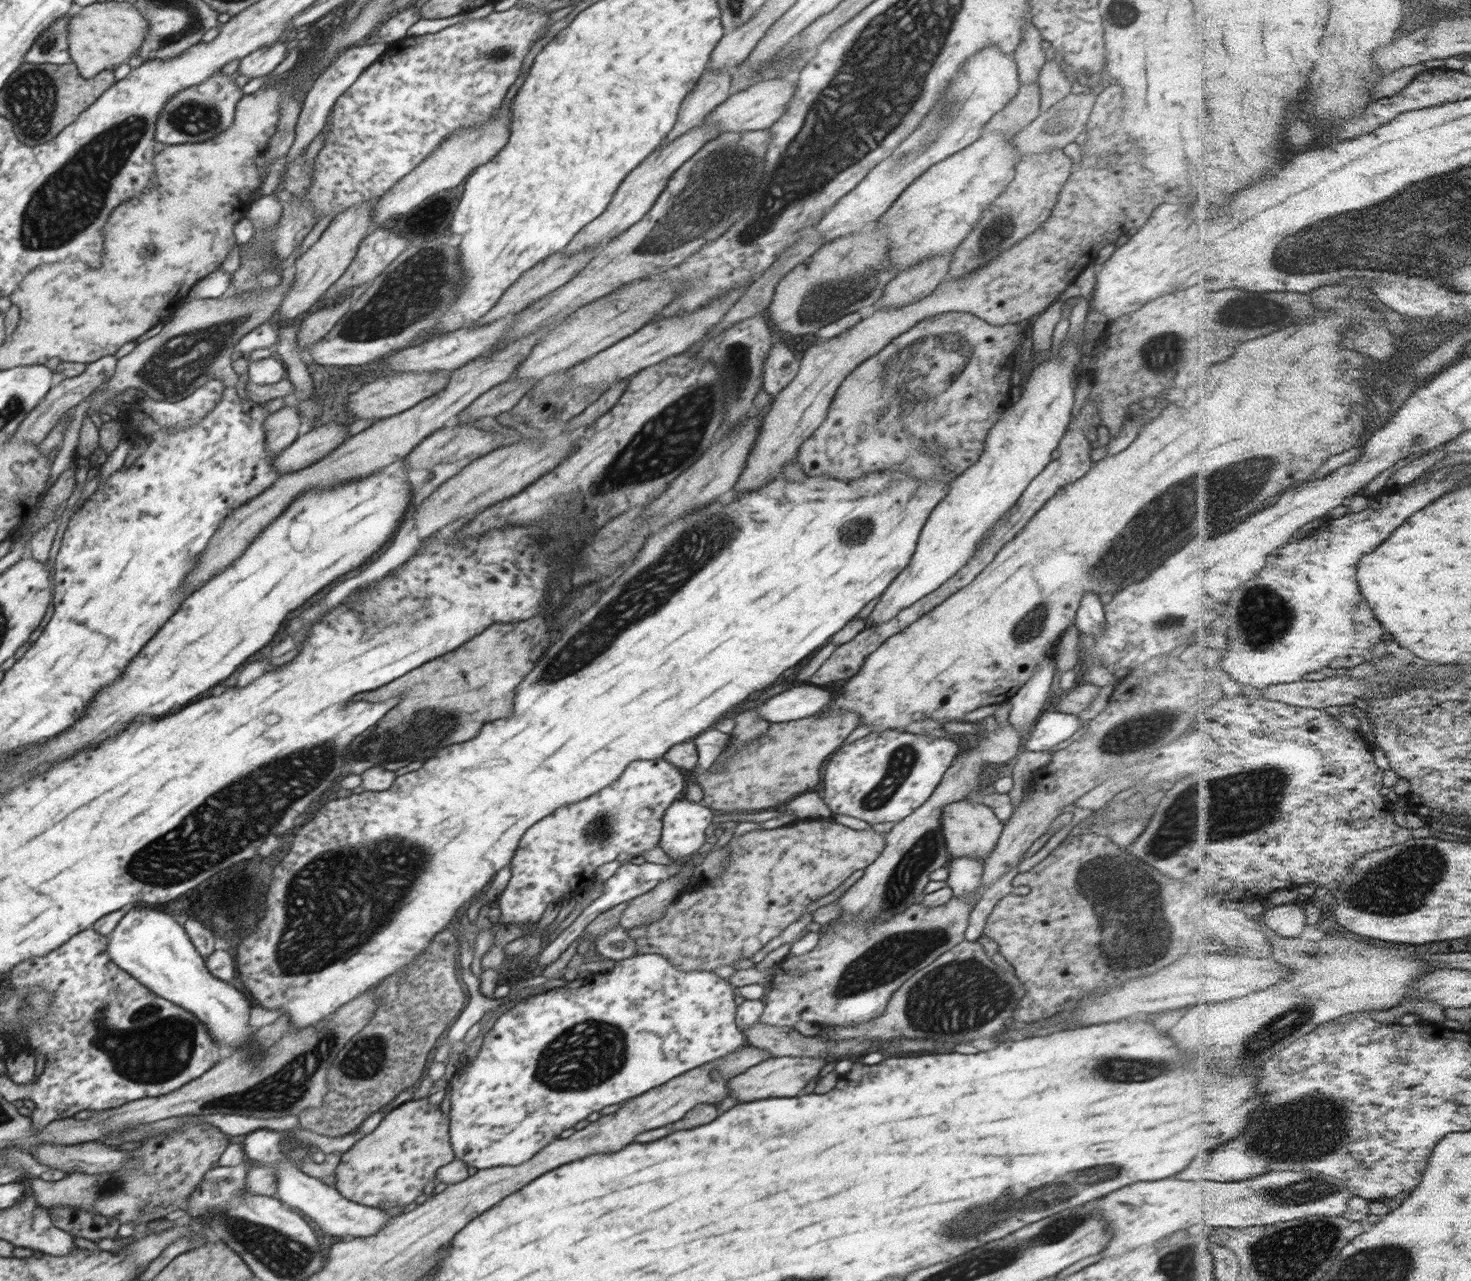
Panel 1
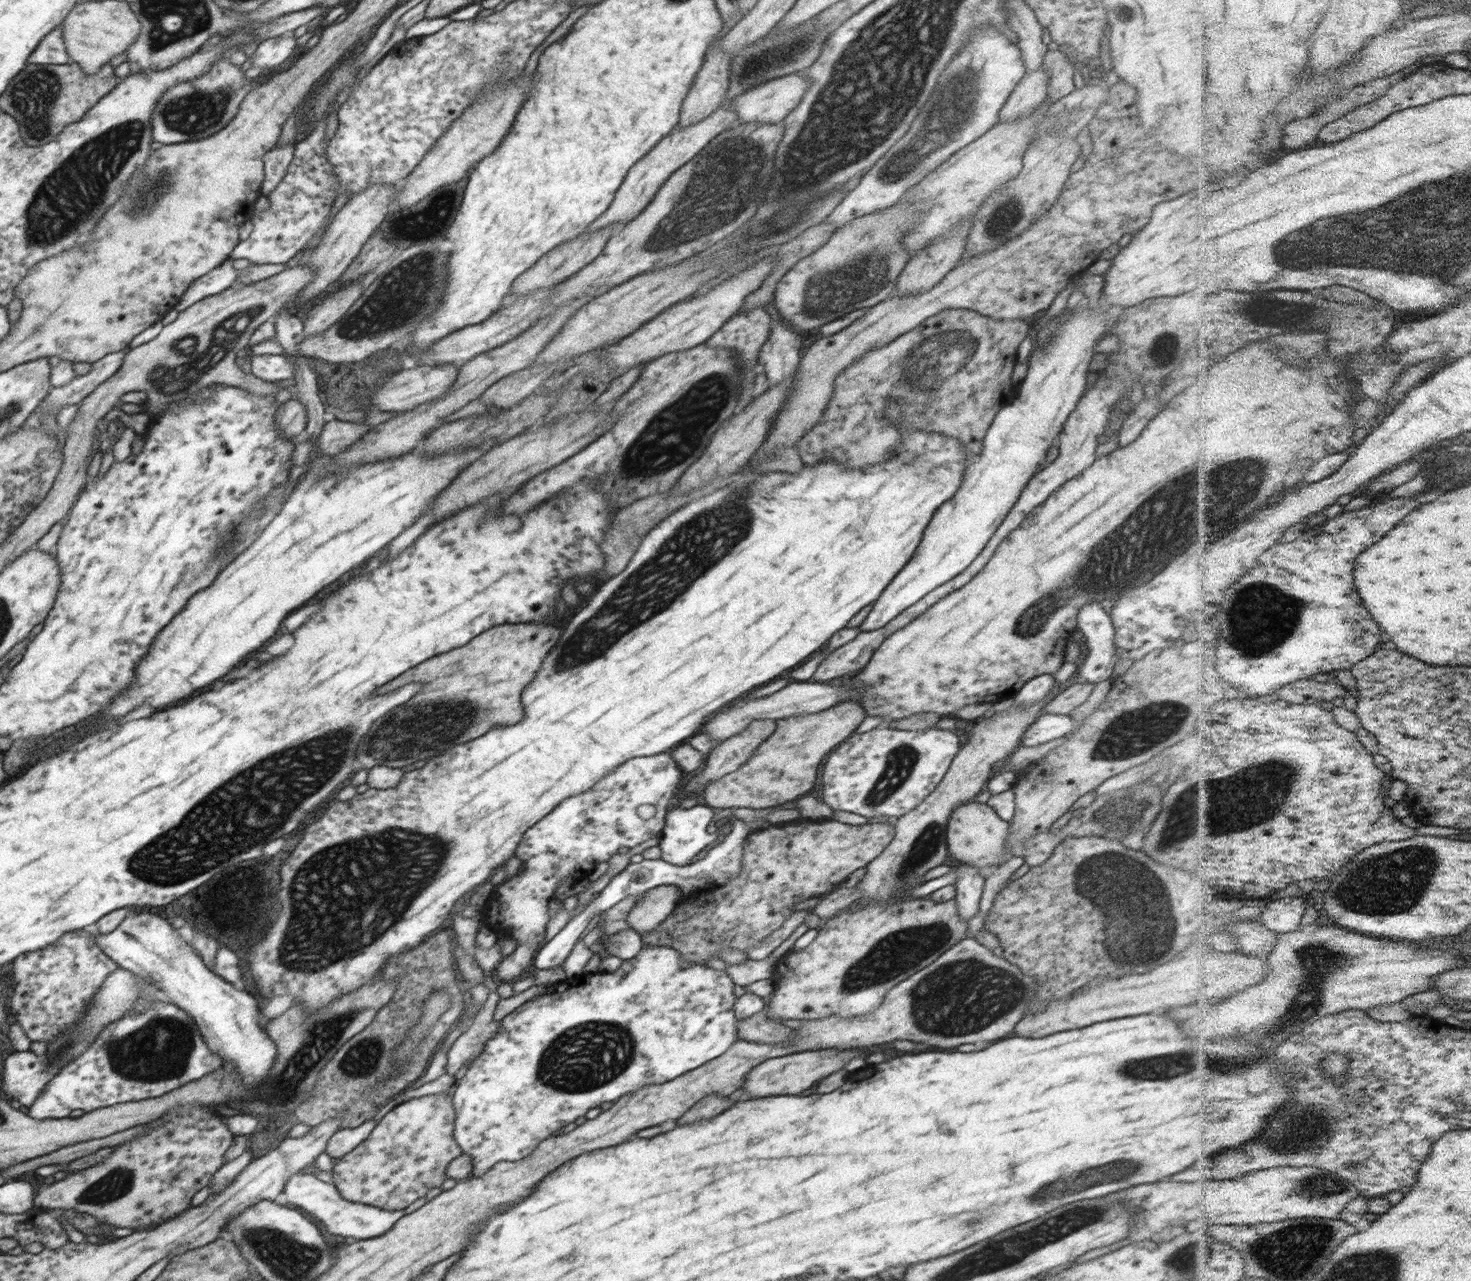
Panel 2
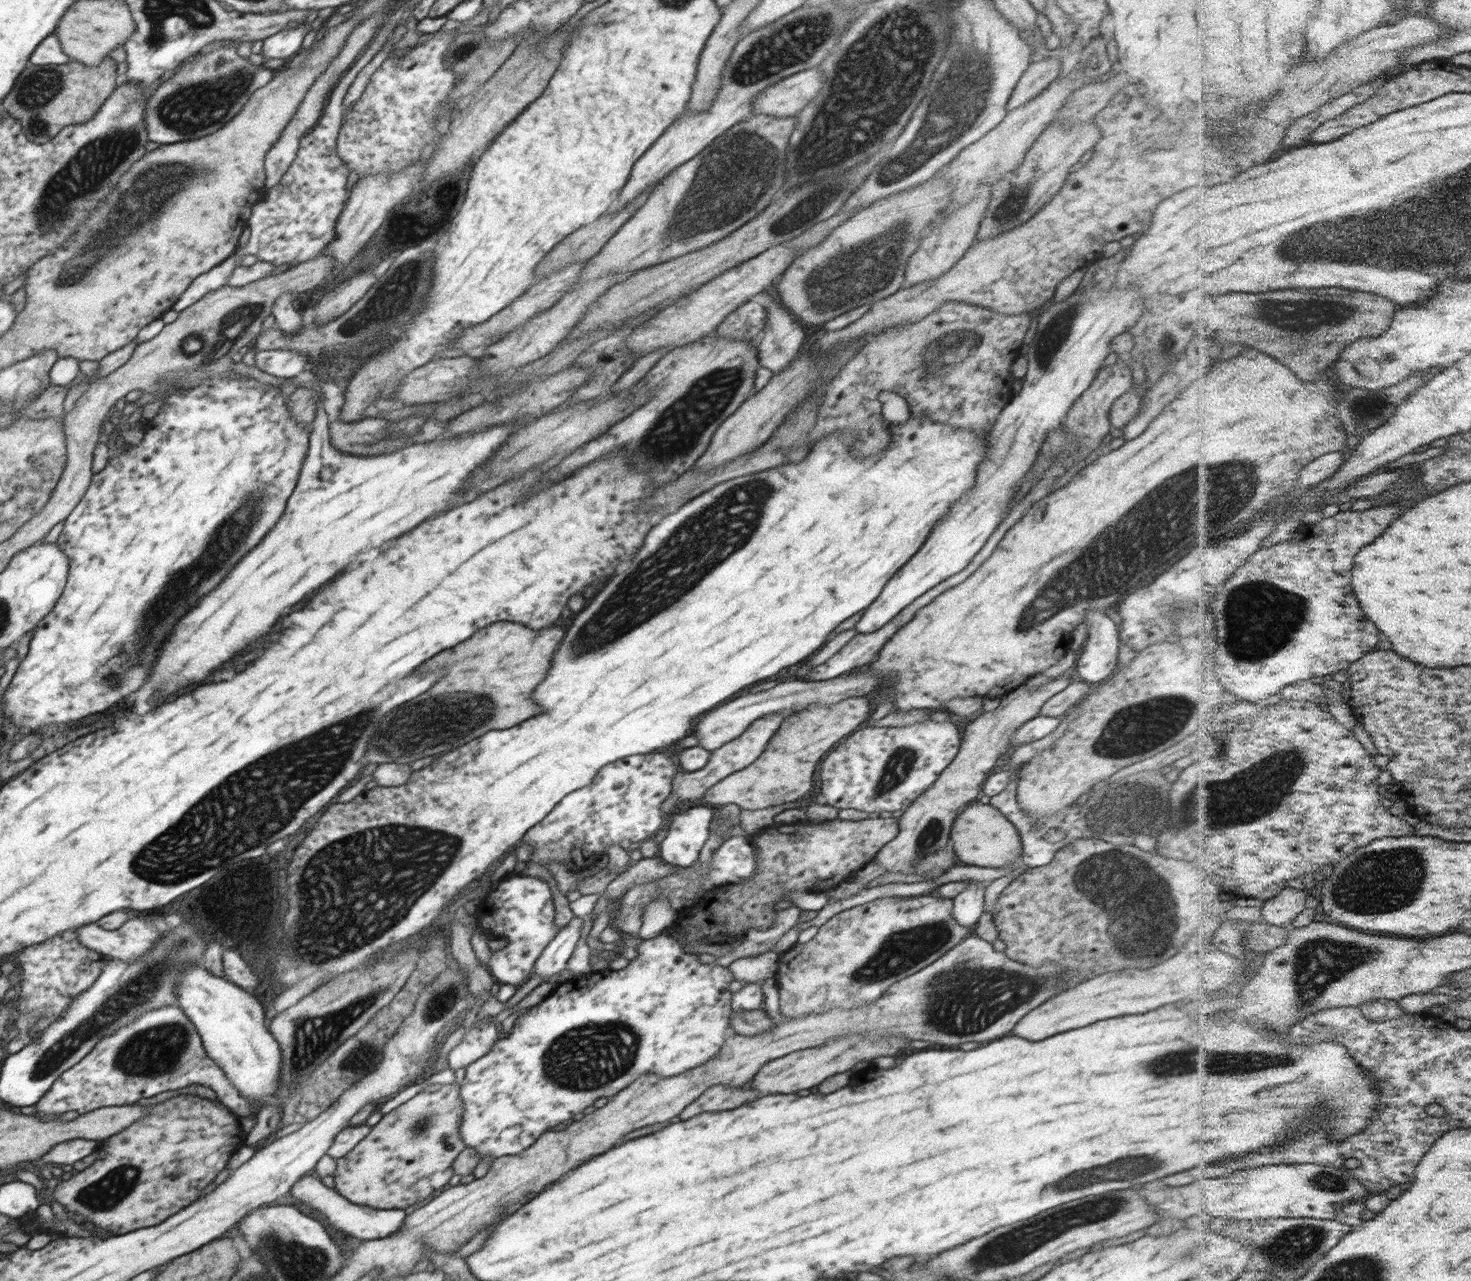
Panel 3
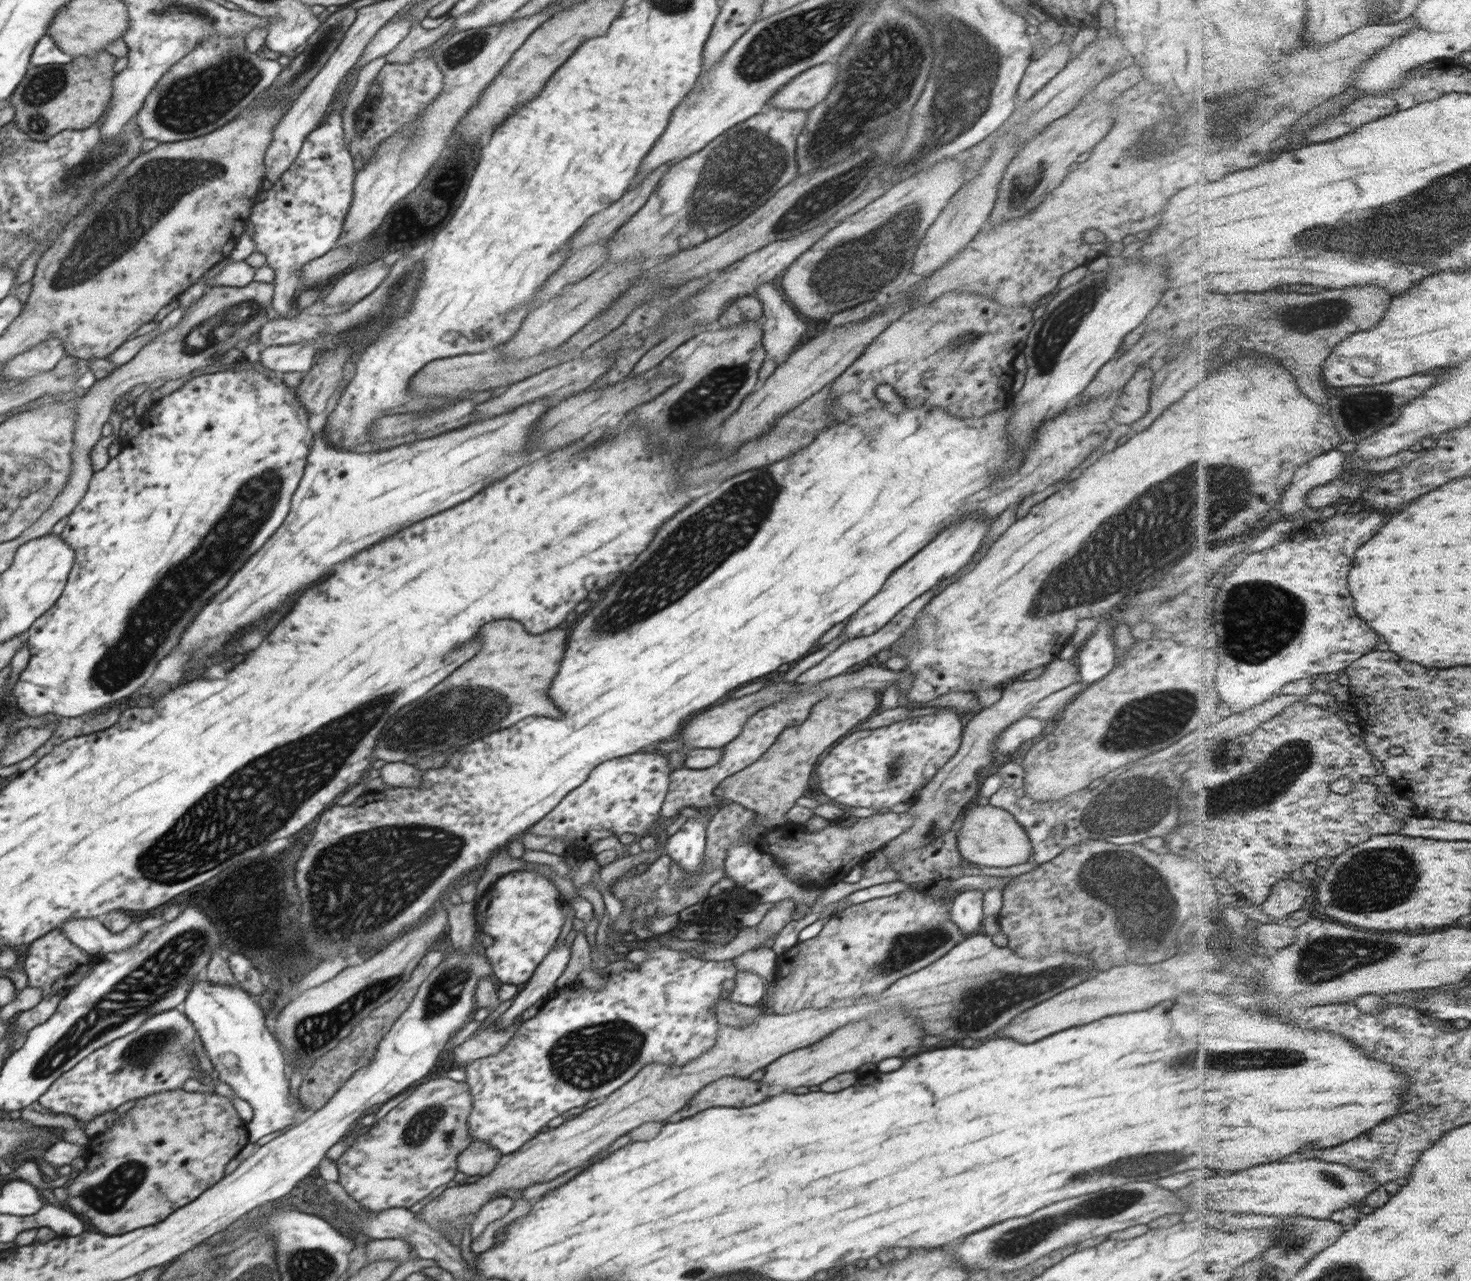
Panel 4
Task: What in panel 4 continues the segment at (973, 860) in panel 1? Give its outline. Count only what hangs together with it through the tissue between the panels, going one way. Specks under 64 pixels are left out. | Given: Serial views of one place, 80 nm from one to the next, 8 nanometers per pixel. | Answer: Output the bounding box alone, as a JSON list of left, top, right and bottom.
[949,891,983,935]

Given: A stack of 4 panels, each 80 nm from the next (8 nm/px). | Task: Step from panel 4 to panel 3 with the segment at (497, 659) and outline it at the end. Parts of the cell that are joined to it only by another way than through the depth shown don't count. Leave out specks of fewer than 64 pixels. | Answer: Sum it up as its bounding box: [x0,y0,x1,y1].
[366,621,564,765]

